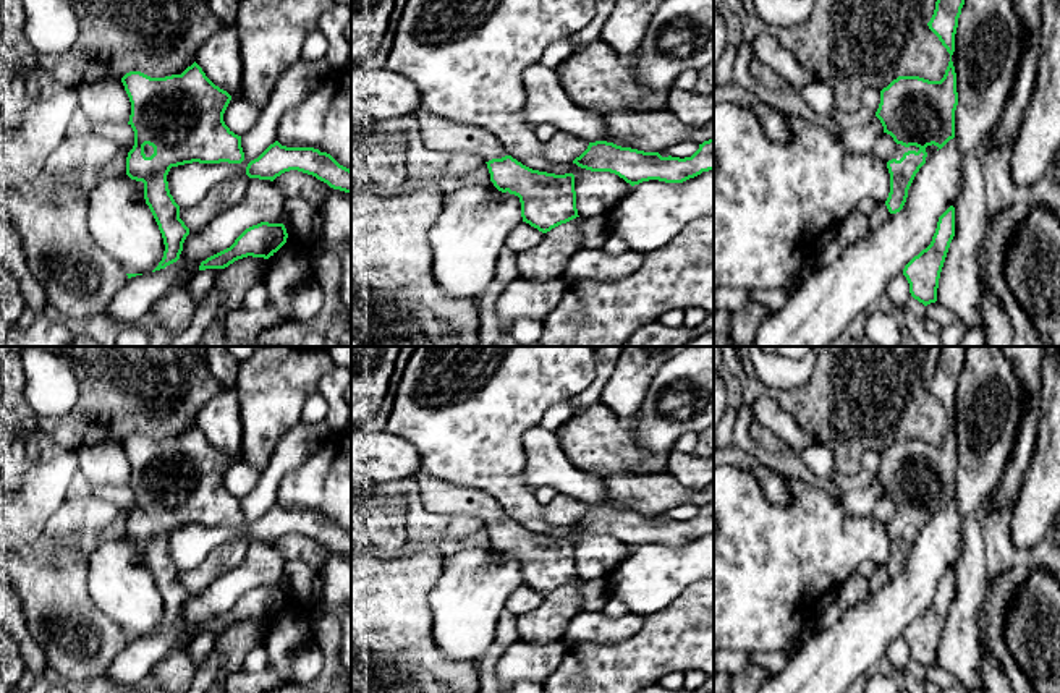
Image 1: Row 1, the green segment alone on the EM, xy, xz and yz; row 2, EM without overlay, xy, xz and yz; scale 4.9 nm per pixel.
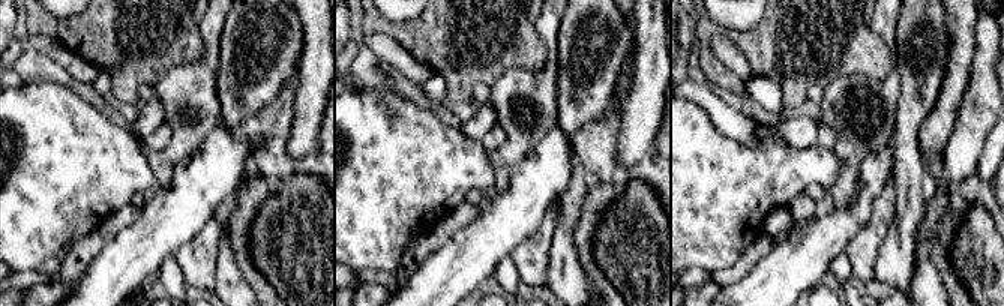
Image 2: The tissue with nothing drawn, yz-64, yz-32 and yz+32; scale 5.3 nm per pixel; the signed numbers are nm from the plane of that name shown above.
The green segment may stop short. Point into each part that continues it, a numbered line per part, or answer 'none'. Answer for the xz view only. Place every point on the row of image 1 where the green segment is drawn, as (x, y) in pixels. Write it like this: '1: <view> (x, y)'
1: xz (439, 135)

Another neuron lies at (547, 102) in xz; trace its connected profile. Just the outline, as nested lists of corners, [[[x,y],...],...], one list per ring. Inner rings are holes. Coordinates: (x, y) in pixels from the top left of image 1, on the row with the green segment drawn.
[[[532,63],[523,73],[526,104],[524,118],[532,128],[553,125],[589,142],[605,141],[605,117],[578,108],[560,84],[553,68]]]

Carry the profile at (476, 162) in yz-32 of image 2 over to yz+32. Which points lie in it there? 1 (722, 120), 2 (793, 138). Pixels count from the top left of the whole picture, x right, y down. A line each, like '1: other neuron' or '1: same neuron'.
1: other neuron
2: other neuron

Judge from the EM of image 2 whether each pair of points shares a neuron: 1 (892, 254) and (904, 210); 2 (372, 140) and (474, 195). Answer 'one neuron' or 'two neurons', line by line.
1: one neuron
2: two neurons

